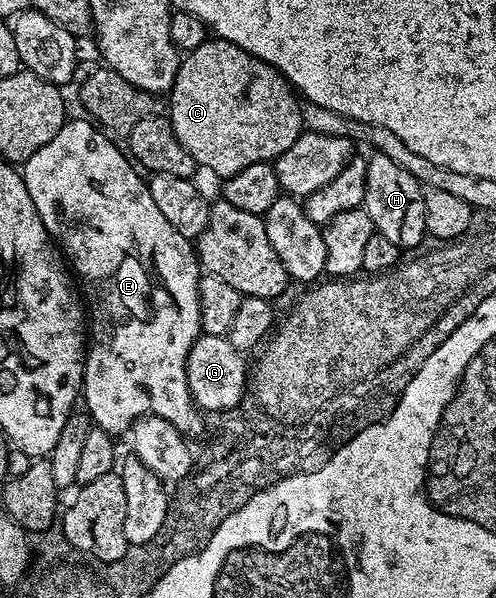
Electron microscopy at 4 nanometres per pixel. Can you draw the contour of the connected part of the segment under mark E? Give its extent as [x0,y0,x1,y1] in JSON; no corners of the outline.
[23,118,207,436]

